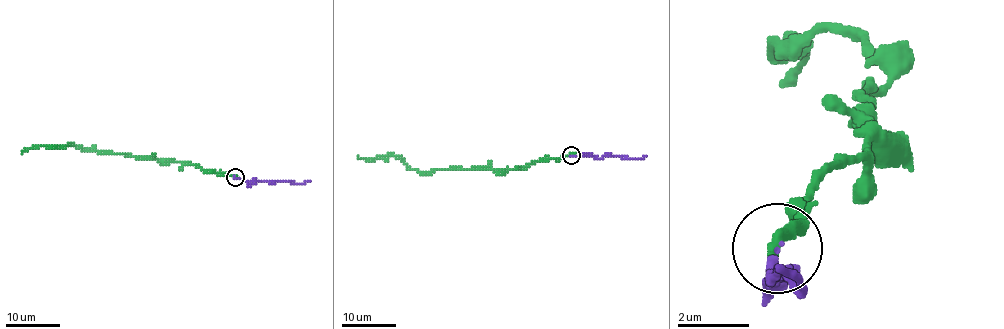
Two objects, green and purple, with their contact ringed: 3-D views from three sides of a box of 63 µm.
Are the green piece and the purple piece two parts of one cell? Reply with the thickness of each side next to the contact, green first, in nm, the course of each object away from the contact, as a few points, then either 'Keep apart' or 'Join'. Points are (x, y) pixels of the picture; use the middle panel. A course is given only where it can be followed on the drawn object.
Thickness 360 nm (green) against 40 nm. Course of green: (572, 155), (541, 159), (522, 169), (436, 169), (429, 174), (420, 174), (394, 155), (365, 159), (357, 156). Course of purple: (572, 155), (636, 159), (645, 155). Join

